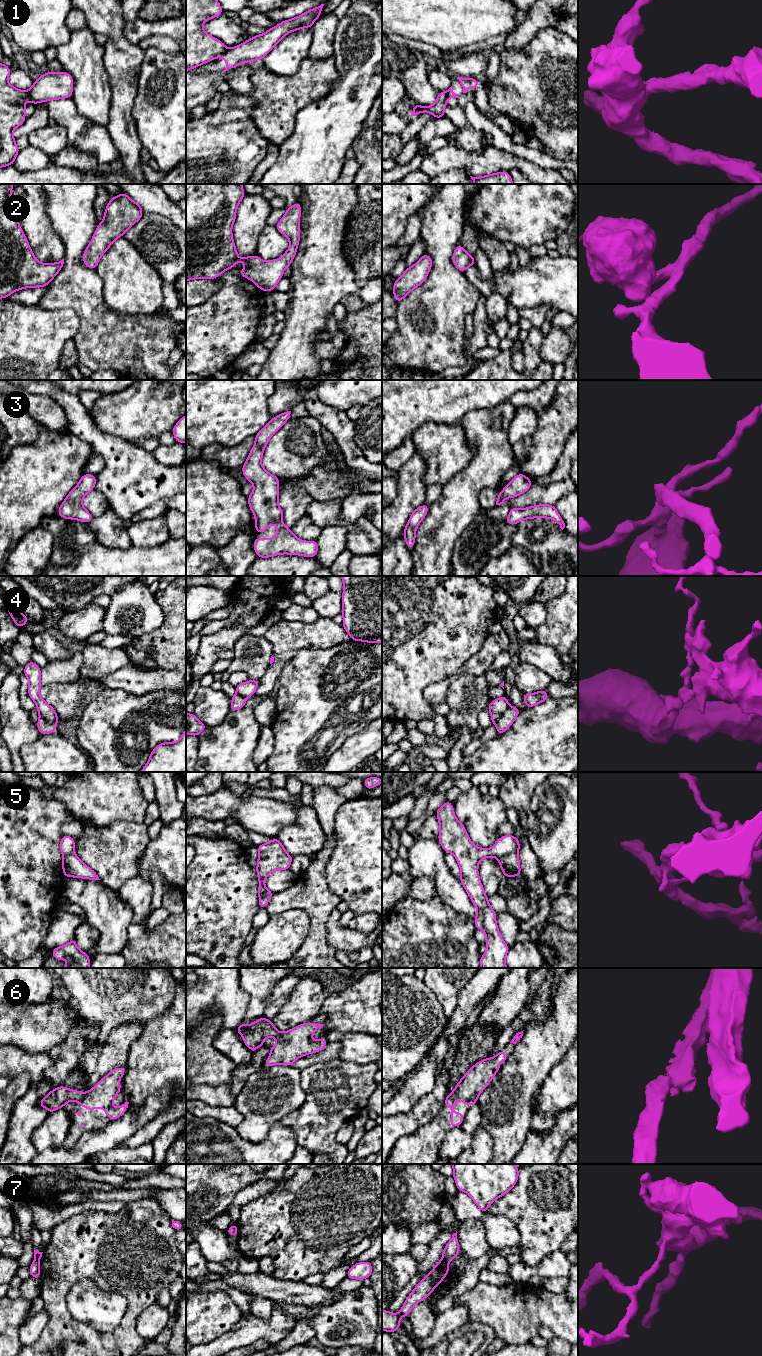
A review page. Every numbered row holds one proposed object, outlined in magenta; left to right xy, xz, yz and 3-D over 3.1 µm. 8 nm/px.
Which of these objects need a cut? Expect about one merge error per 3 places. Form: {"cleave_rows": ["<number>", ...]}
{"cleave_rows": ["1", "4", "5", "6", "7"]}

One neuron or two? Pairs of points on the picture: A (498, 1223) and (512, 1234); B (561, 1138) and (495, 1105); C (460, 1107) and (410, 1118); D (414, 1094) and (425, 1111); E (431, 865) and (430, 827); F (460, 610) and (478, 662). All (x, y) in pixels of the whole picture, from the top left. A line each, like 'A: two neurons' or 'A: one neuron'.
A: one neuron
B: two neurons
C: two neurons
D: two neurons
E: two neurons
F: two neurons

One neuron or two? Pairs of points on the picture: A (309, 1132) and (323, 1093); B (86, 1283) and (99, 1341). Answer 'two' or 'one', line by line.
A: one
B: two

